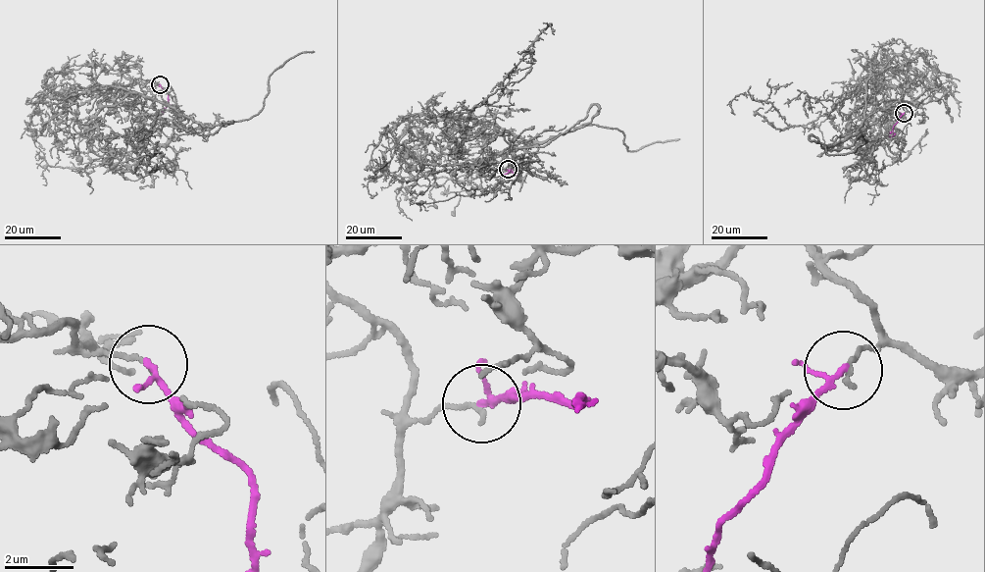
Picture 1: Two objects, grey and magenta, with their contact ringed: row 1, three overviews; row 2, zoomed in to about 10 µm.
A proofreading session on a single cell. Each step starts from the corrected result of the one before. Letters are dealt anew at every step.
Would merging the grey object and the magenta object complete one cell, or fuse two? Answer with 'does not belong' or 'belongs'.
does not belong

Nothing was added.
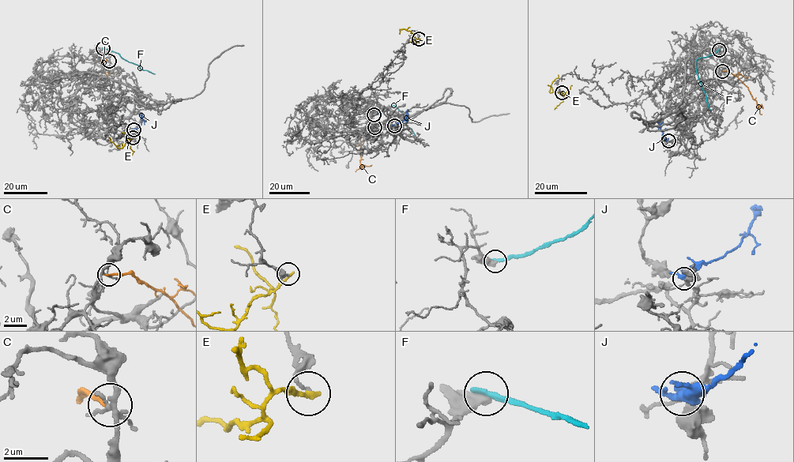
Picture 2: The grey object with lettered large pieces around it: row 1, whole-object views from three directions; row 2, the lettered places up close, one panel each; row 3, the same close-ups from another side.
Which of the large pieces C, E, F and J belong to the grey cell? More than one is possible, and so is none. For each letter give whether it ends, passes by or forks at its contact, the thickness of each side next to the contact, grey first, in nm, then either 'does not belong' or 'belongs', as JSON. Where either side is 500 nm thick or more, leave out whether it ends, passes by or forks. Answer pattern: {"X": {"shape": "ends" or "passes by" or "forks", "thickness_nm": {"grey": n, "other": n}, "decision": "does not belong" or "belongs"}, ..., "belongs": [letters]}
{"C": {"shape": "ends", "thickness_nm": {"grey": 170, "other": 180}, "decision": "does not belong"}, "E": {"shape": "ends", "thickness_nm": {"grey": 130, "other": 240}, "decision": "does not belong"}, "F": {"thickness_nm": {"grey": 500, "other": 300}, "decision": "does not belong"}, "J": {"shape": "forks", "thickness_nm": {"grey": 240, "other": 300}, "decision": "belongs"}, "belongs": ["J"]}

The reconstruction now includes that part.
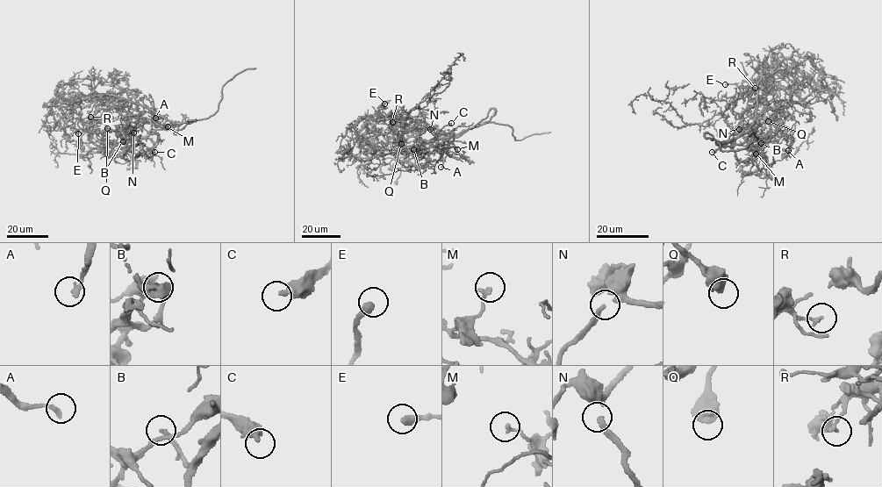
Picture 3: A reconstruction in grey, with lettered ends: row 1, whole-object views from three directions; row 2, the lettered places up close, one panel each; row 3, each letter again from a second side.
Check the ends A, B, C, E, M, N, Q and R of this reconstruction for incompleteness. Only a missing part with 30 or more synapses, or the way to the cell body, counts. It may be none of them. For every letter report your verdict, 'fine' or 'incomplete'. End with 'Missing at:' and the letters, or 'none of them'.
A: incomplete
B: incomplete
C: fine
E: incomplete
M: fine
N: fine
Q: fine
R: fine
Missing at: A, B, E

